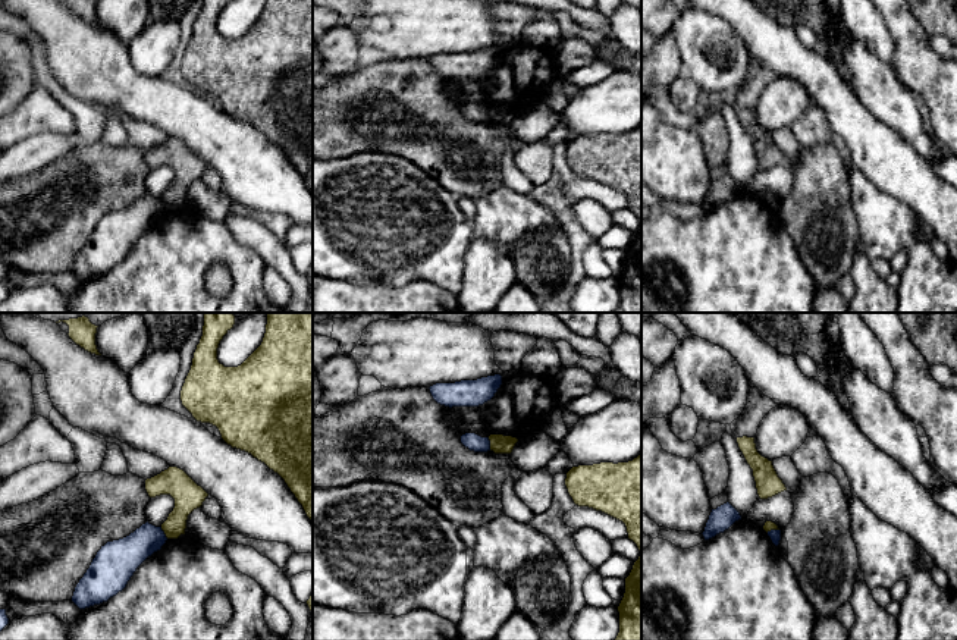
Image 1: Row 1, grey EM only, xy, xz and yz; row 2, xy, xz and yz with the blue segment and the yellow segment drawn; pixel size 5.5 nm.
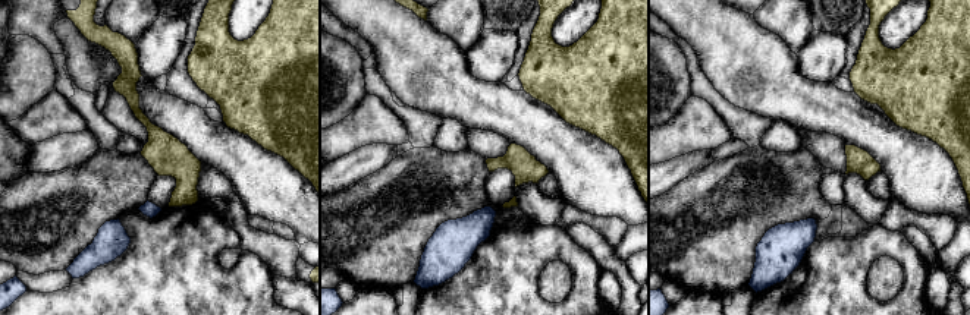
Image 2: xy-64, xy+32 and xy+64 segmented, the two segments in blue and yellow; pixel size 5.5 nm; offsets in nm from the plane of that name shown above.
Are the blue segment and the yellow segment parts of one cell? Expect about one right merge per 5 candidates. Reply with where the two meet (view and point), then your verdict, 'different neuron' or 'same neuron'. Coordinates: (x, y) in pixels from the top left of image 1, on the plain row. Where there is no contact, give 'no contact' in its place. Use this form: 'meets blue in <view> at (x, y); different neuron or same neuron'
meets blue in xz at (489, 115); different neuron

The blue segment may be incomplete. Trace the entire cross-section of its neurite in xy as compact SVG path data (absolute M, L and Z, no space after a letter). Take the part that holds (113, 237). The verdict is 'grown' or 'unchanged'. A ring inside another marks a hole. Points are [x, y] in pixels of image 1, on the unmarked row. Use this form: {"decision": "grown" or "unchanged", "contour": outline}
{"decision": "unchanged", "contour": "M147 192L129 207L107 213L76 255L72 273L79 280L107 273L126 258L137 239L166 211L161 198Z"}

